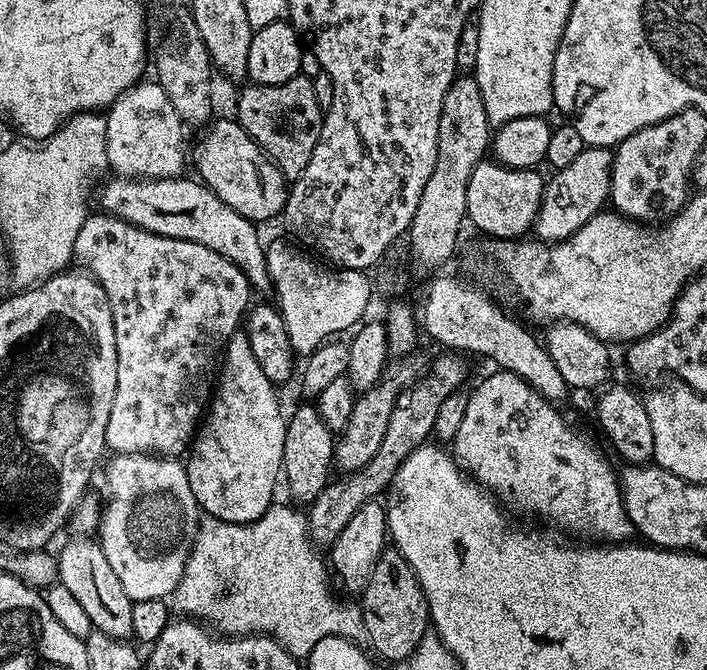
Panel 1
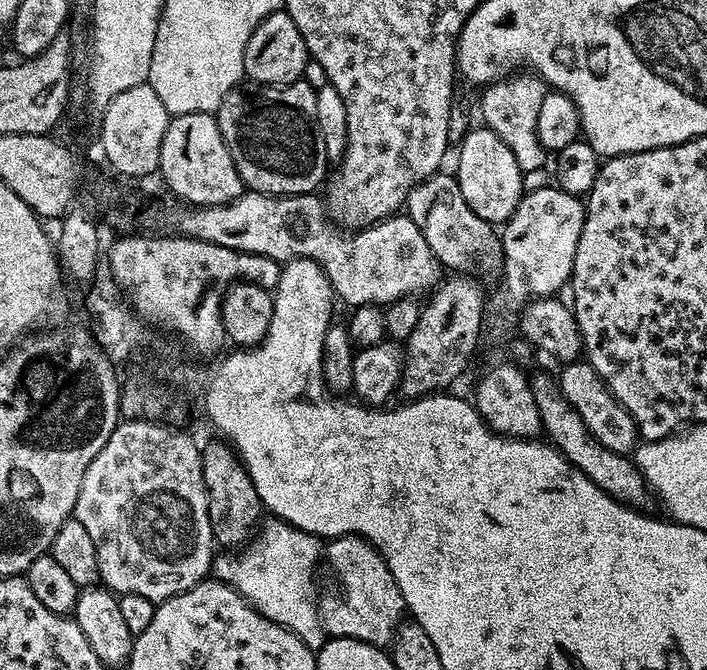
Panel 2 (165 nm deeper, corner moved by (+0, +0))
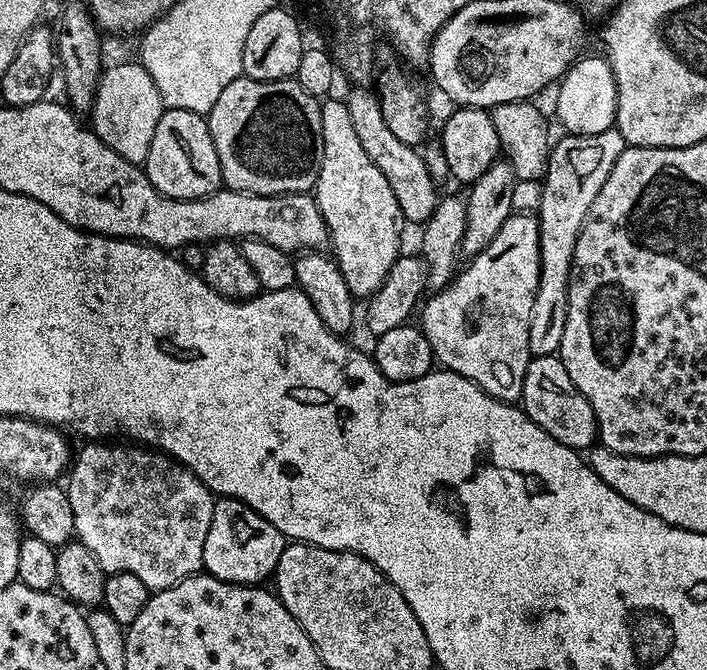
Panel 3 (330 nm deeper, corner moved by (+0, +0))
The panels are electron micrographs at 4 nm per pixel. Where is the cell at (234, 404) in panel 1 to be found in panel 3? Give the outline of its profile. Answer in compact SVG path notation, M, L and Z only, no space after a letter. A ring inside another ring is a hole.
M229 496L219 497L213 503L212 517L210 518L210 530L206 534L206 546L204 547L204 567L203 571L207 575L225 580L231 584L251 584L260 586L265 583L264 579L271 577L278 566L278 558L282 558L282 550L286 543L285 536L262 514L258 514L246 502L235 500Z

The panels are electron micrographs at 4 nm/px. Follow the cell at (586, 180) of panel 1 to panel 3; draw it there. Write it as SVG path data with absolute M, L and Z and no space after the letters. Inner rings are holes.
M513 214L506 218L506 222L502 222L502 230L498 230L498 234L494 234L494 242L490 242L490 246L486 246L486 250L482 250L476 256L471 257L467 261L468 265L461 267L457 271L454 279L446 285L442 291L429 295L423 301L422 307L419 309L418 327L420 331L426 334L426 338L432 347L433 357L437 361L440 360L445 369L449 372L456 372L462 378L466 378L470 382L474 382L485 392L493 396L495 400L504 400L508 404L516 404L522 394L522 382L526 377L526 370L530 353L528 350L528 343L534 334L534 330L530 326L530 318L534 310L534 298L540 289L540 221L535 215L532 216L519 216Z

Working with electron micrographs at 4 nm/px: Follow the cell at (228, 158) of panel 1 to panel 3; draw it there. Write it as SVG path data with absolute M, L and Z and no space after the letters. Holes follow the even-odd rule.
M164 109L158 130L154 130L154 142L150 142L150 154L146 154L142 167L158 191L179 200L209 196L222 184L218 154L210 138L207 119L190 110Z

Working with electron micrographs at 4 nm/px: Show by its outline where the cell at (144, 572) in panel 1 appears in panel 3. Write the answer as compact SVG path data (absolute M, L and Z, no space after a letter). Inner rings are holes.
M112 442L85 443L83 445L85 448L77 456L75 453L74 459L71 461L70 471L67 473L69 476L66 491L70 498L70 510L74 510L75 539L84 544L86 550L90 550L90 554L94 554L94 558L98 558L98 566L102 566L104 573L134 574L142 582L146 582L146 586L152 592L161 592L163 588L174 586L188 576L197 575L204 567L204 547L206 546L206 534L210 530L214 493L190 469L159 450L153 450L147 446L129 446L124 442L112 443L116 445L108 443Z

